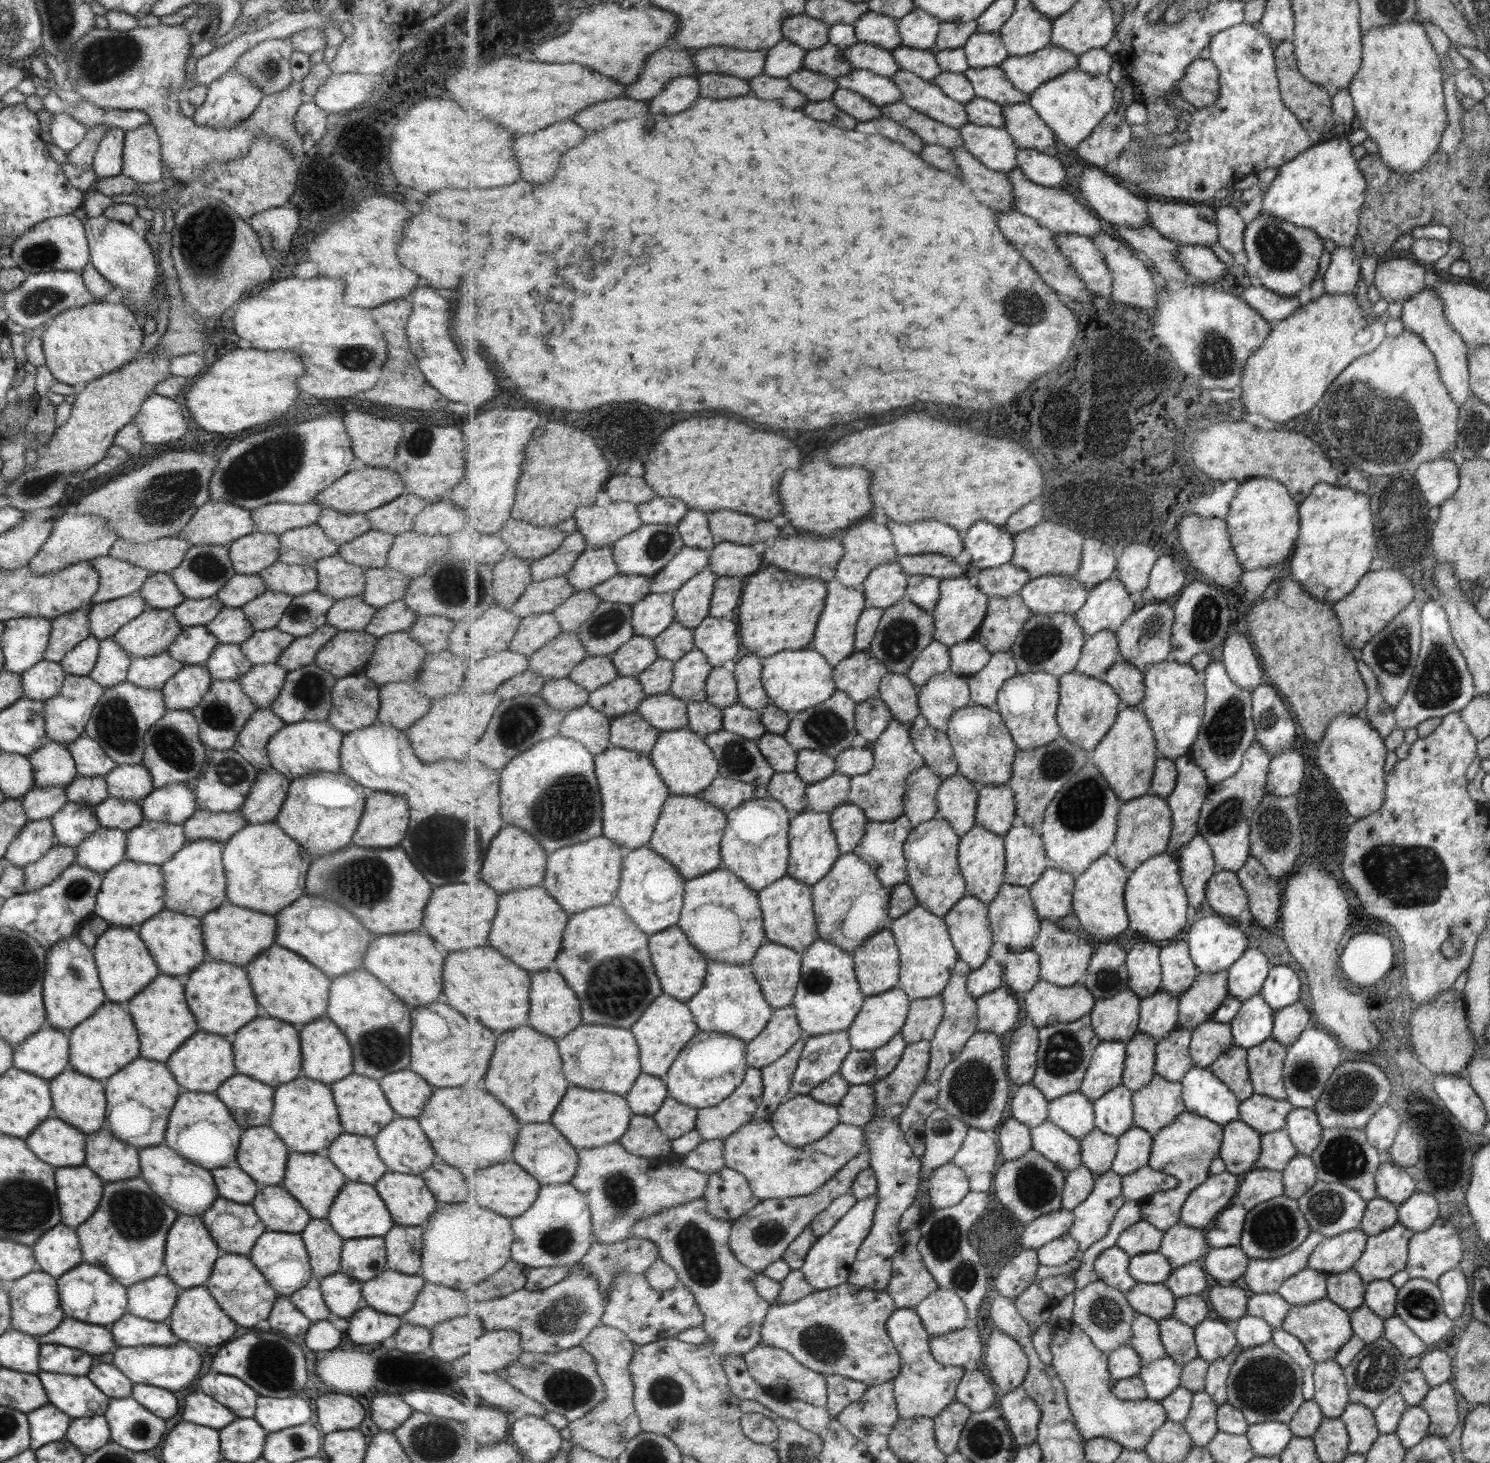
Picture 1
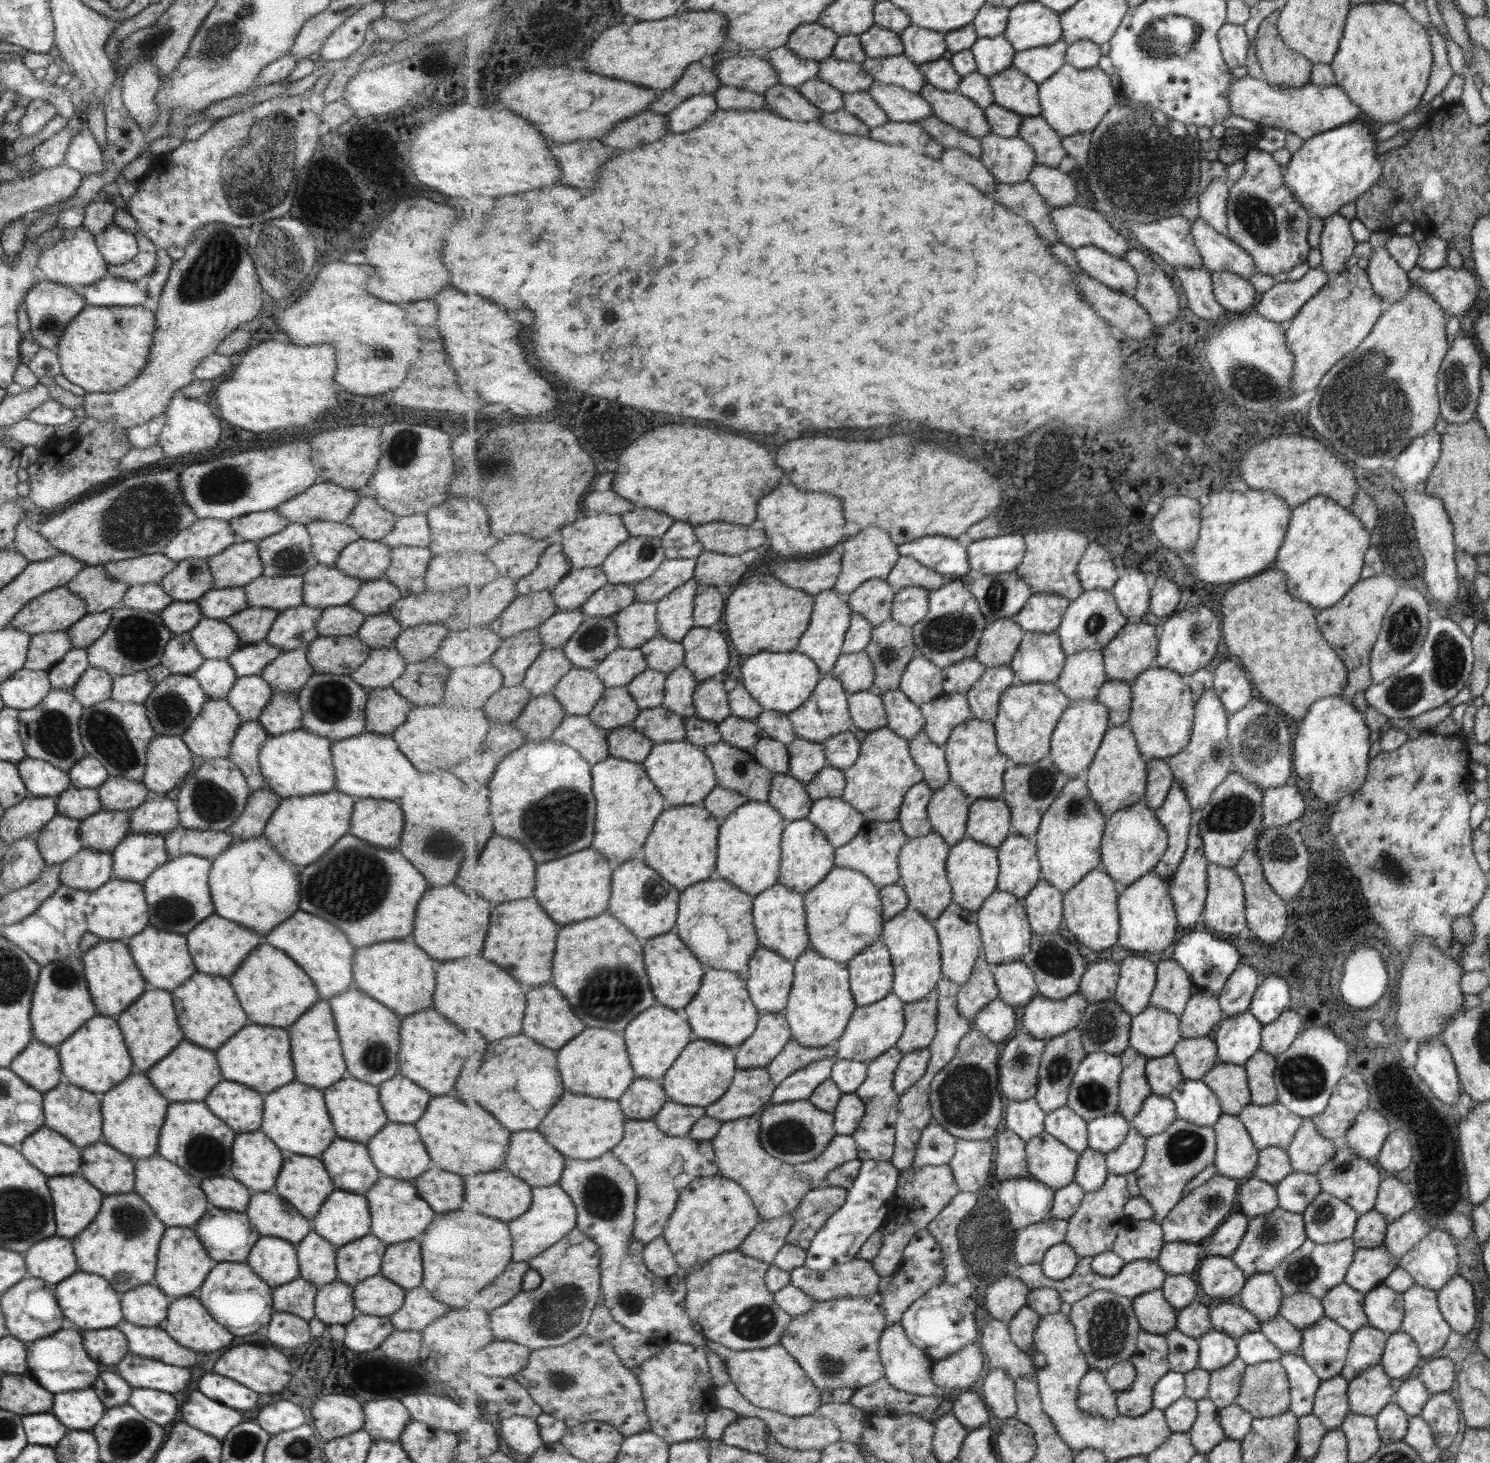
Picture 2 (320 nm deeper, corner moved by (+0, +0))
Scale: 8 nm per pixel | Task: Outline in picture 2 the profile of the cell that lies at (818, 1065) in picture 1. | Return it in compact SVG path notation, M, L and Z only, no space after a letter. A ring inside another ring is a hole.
M837 1056L824 1058L788 1076L781 1084L776 1085L773 1104L811 1098L820 1084L832 1078L832 1070L837 1061Z

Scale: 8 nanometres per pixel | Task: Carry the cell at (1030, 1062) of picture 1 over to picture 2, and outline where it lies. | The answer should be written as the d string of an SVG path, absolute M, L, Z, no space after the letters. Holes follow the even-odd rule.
M1028 1032L1016 1034L1006 1042L1000 1060L1000 1091L1009 1100L1036 1098L1040 1086L1045 1039Z

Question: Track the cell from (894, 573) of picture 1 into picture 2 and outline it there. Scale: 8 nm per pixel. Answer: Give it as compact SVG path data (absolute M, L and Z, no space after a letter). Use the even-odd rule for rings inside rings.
M872 578L852 592L847 601L854 613L863 614L876 627L892 618L896 593L887 580Z

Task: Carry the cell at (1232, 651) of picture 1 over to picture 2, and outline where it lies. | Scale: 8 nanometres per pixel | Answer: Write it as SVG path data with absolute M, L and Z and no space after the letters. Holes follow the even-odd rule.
M1229 658L1212 668L1212 671L1214 687L1223 699L1226 710L1232 714L1244 709L1253 699L1253 686L1247 678L1249 672L1245 672L1241 664L1231 662Z

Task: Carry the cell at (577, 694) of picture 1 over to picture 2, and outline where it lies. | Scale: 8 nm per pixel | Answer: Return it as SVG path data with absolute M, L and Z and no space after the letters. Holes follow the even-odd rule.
M554 693L545 694L543 696L533 697L529 704L524 708L524 712L518 717L516 725L520 730L525 732L525 737L528 741L538 741L541 739L549 739L555 733L555 729L564 721L564 718L569 714L565 707L561 704Z

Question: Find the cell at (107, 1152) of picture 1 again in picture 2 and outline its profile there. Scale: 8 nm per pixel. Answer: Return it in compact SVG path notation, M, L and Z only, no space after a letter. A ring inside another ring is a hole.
M102 1140L81 1150L81 1176L105 1195L134 1190L134 1163Z

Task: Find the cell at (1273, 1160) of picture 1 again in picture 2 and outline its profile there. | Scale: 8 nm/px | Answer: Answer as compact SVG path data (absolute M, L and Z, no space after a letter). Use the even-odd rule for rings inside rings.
M1268 1146L1260 1150L1260 1158L1253 1176L1275 1185L1292 1171L1288 1153L1281 1150L1281 1147Z

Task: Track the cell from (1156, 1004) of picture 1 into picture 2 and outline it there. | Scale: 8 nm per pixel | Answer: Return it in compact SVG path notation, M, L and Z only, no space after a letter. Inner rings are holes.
M1149 1006L1141 1015L1133 1017L1130 1046L1149 1059L1161 1058L1172 1054L1172 1050L1183 1039L1184 1036L1180 1030L1180 1016L1177 1014Z

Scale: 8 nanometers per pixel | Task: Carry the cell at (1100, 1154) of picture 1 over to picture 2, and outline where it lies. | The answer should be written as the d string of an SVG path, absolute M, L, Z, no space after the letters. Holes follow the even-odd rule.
M1089 1147L1080 1154L1075 1182L1083 1187L1085 1192L1099 1190L1109 1176L1106 1154Z

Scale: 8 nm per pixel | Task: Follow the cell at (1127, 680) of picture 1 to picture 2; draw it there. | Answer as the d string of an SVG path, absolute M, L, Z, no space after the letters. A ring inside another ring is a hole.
M1109 678L1095 699L1109 707L1111 725L1127 724L1133 704L1131 683L1118 678Z

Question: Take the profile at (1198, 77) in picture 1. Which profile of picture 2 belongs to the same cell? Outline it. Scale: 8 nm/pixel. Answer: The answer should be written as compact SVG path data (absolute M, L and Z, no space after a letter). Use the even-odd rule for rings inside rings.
M1236 78L1229 95L1232 114L1252 120L1264 126L1293 132L1301 140L1307 140L1324 130L1352 122L1360 110L1336 85L1319 86L1307 84L1299 89L1284 89L1271 86L1262 78Z

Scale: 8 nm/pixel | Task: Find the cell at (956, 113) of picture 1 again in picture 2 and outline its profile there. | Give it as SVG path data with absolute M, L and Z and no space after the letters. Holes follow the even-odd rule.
M931 83L924 86L920 95L931 104L935 116L966 134L983 139L992 133L985 111L972 98L941 90Z

